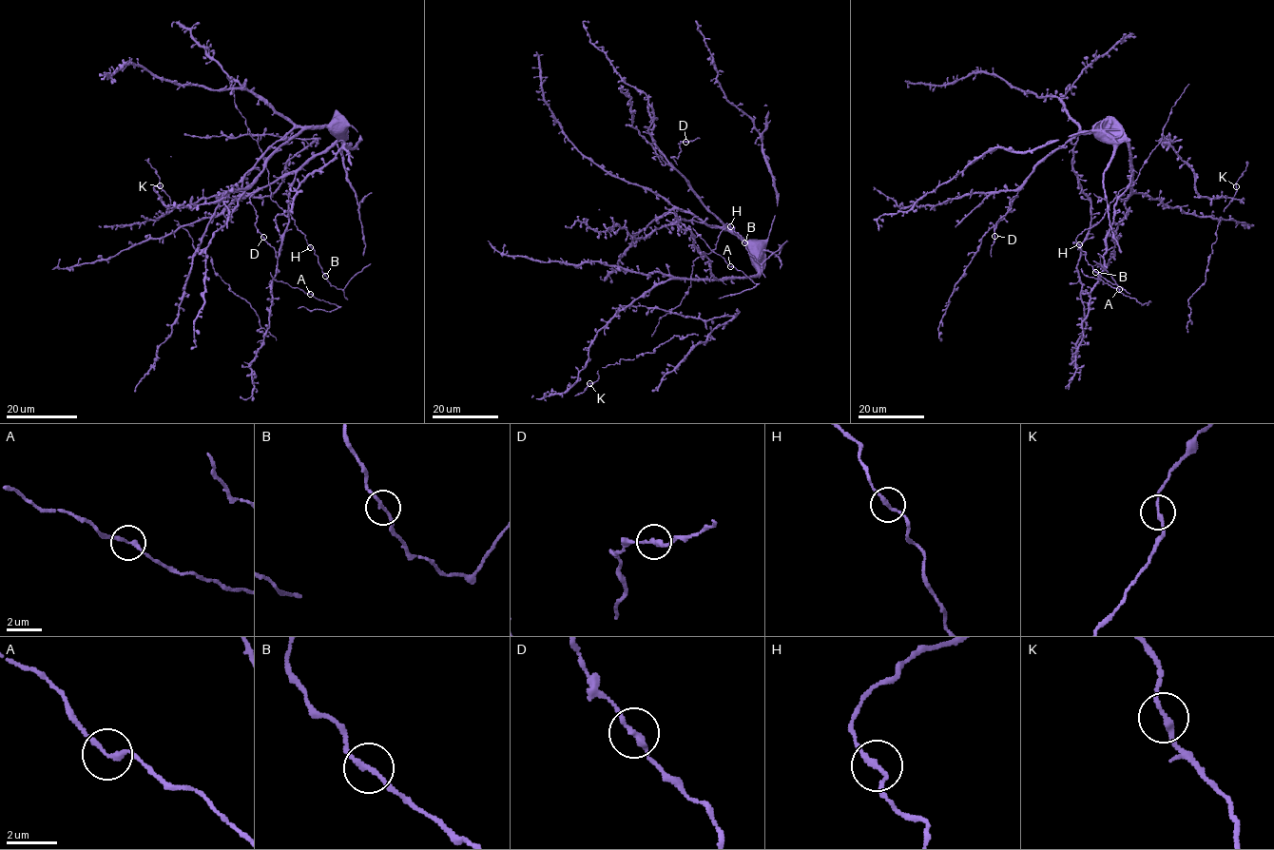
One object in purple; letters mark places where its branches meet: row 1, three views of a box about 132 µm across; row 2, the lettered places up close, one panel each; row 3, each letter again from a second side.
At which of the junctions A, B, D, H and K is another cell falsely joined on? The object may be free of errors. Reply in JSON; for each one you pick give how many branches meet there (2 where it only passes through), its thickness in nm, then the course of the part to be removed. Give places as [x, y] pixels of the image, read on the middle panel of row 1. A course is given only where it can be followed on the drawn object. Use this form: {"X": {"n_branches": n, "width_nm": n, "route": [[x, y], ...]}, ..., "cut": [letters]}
{"cut": []}

